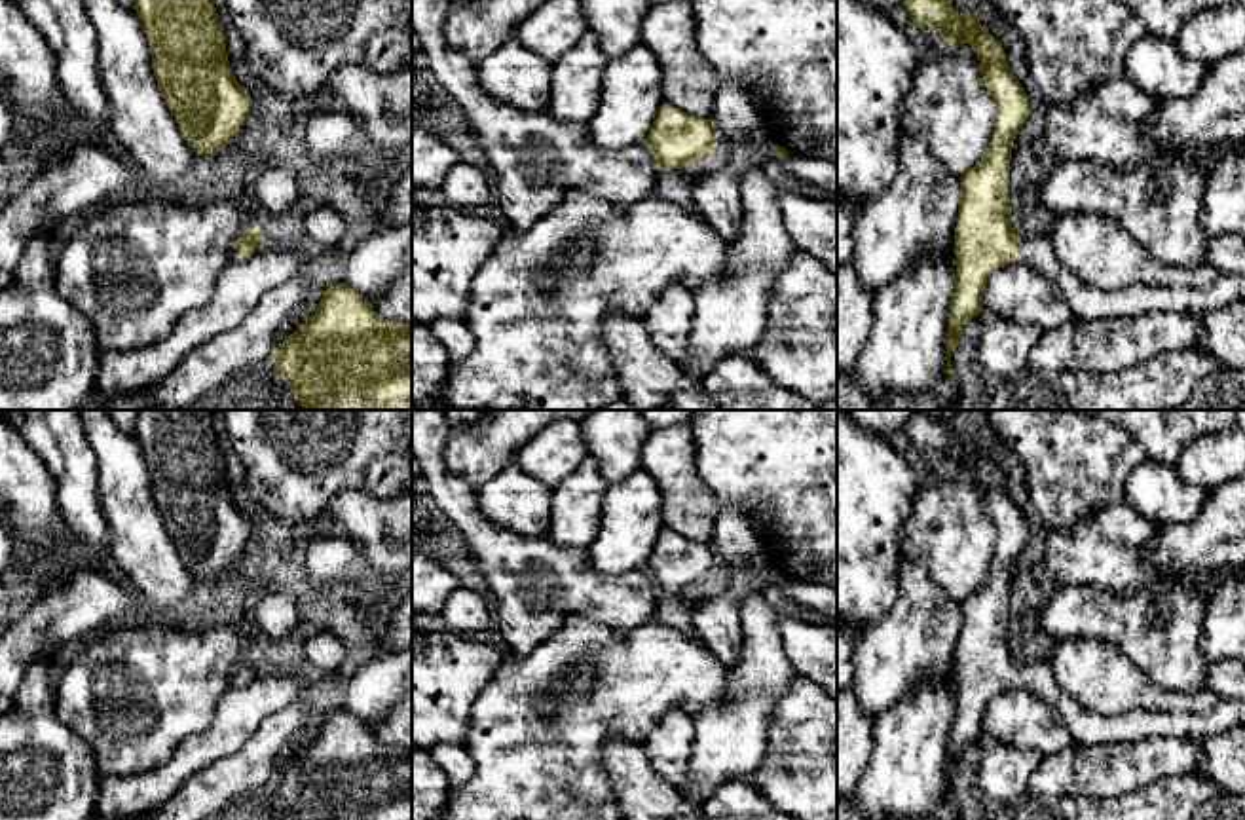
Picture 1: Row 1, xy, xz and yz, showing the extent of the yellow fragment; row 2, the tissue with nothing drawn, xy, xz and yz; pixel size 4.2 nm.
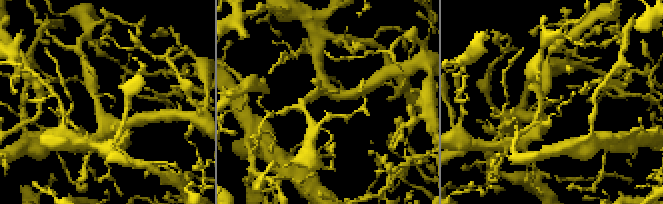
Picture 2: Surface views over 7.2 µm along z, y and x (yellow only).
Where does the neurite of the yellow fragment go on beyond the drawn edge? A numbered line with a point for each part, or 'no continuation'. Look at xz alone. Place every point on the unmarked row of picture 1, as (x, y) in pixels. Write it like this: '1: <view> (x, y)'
1: xz (670, 610)

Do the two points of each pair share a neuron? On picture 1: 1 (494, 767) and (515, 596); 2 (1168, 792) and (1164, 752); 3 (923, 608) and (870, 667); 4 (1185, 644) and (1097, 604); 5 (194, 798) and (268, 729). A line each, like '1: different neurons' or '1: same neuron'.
1: different neurons
2: different neurons
3: same neuron
4: same neuron
5: same neuron

